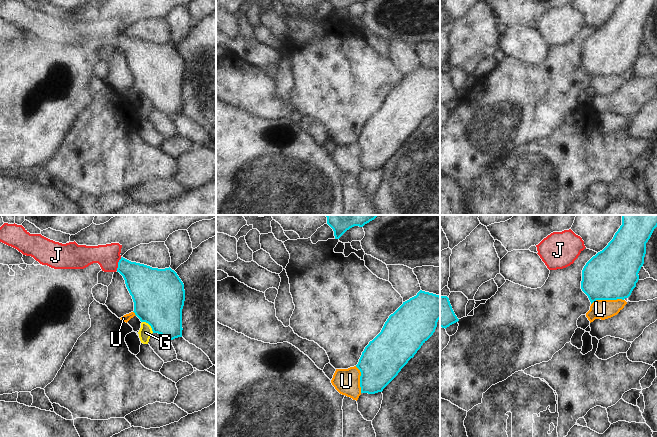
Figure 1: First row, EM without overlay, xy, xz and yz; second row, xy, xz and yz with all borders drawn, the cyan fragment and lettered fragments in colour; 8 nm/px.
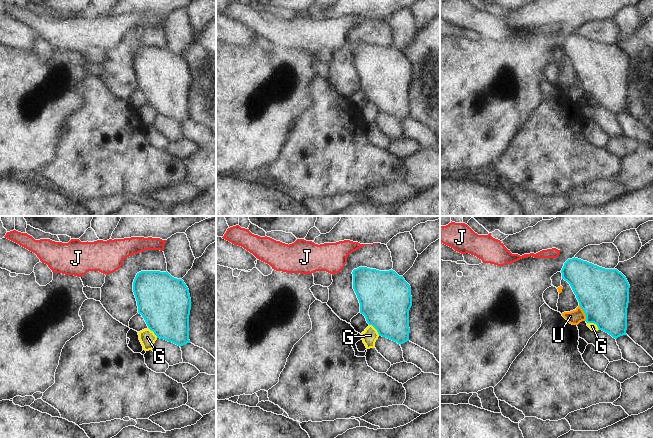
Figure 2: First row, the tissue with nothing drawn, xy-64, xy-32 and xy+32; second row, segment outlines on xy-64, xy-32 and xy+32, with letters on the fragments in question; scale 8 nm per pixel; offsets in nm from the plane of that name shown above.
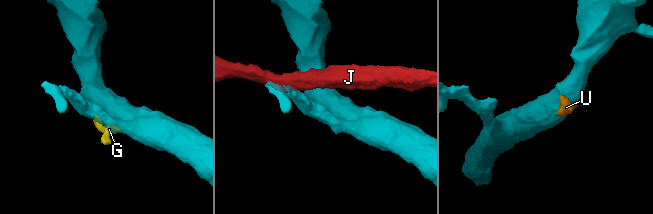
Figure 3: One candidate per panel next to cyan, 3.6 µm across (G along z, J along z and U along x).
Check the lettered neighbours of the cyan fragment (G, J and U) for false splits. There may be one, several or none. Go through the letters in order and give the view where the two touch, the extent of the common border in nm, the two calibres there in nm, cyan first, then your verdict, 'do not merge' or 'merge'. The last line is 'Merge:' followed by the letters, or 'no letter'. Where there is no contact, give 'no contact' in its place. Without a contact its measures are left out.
G: meets cyan in xy; contact 130 nm long; 420 nm thick on the cyan side, 110 nm on the other; do not merge
J: meets cyan in xy; contact 120 nm long; 280 nm thick on the cyan side, 190 nm on the other; do not merge
U: meets cyan in yz; contact 260 nm long; 400 nm thick on the cyan side, 160 nm on the other; do not merge
Merge: no letter

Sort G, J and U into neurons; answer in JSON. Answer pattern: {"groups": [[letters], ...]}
{"groups": [["G", "J", "U"]]}

